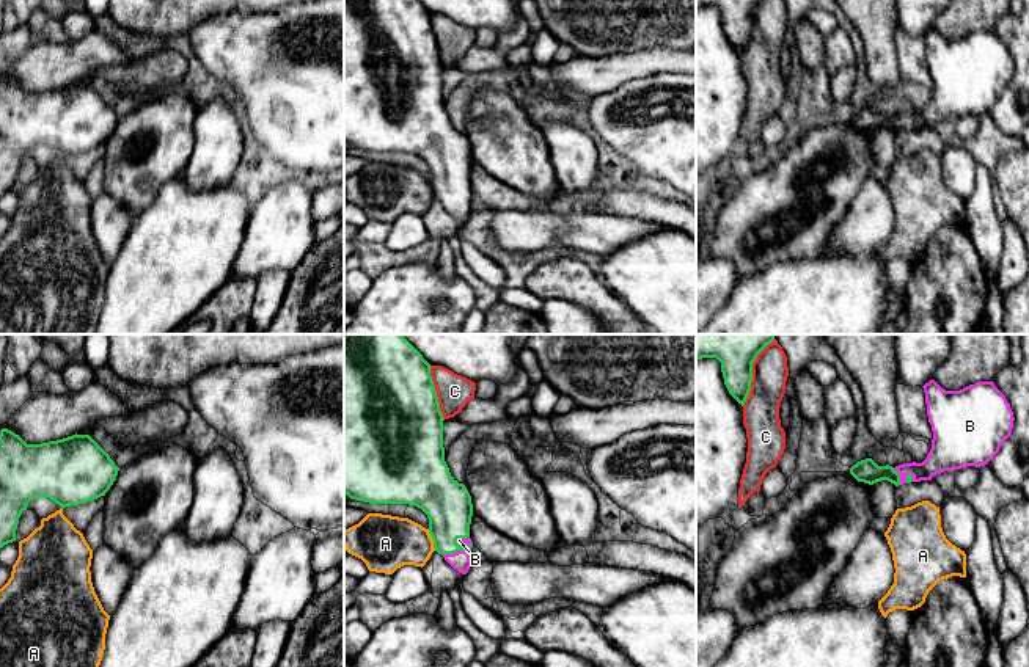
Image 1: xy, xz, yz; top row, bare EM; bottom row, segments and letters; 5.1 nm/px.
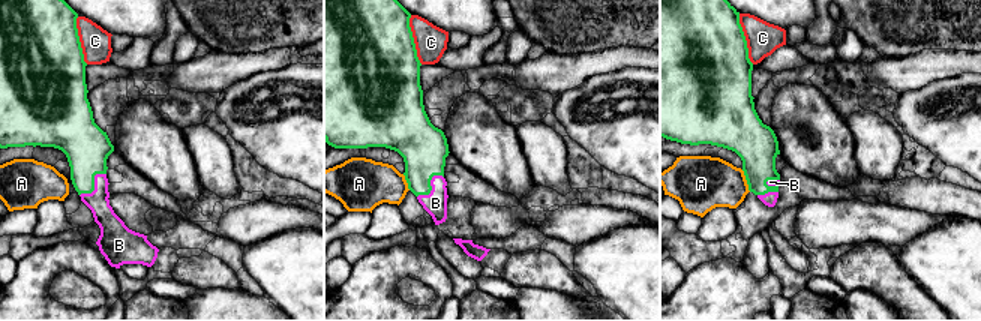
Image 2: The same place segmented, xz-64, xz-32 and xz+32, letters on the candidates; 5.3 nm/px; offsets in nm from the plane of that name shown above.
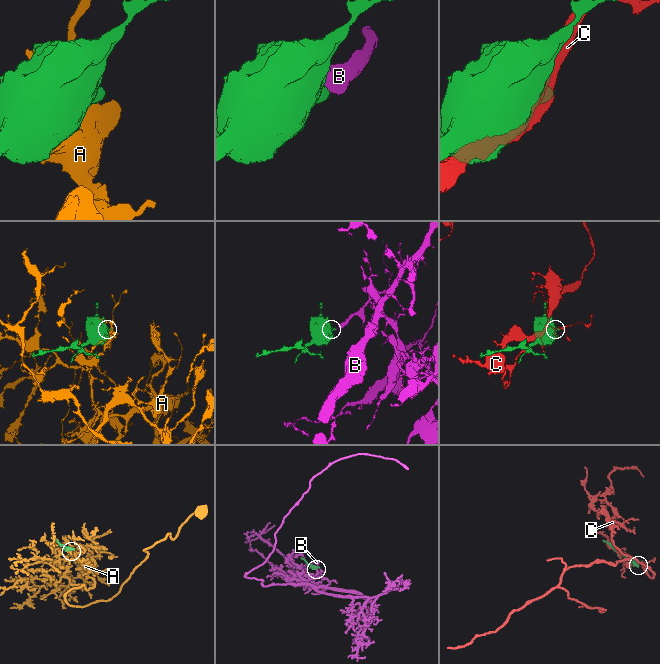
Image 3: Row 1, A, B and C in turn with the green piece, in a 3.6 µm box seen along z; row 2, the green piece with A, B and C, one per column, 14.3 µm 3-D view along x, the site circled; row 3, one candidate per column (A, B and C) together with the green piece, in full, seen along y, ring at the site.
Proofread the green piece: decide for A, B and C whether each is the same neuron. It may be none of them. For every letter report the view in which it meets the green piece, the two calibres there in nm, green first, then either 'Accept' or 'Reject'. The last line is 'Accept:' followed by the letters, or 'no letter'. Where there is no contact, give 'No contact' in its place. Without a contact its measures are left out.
A: Touches green in xz. Thickness 240 nm (green) against 280 nm. Reject
B: Touches green in xz. Thickness 240 nm (green) against 100 nm. Accept
C: Touches green in yz. Thickness 300 nm (green) against 190 nm. Reject
Accept: B

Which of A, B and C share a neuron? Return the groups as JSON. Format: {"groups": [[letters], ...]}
{"groups": [["A"], ["B"], ["C"]]}

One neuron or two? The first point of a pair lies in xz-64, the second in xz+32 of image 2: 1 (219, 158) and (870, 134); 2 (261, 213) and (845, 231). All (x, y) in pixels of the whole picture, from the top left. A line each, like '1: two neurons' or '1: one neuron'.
1: one neuron
2: one neuron

